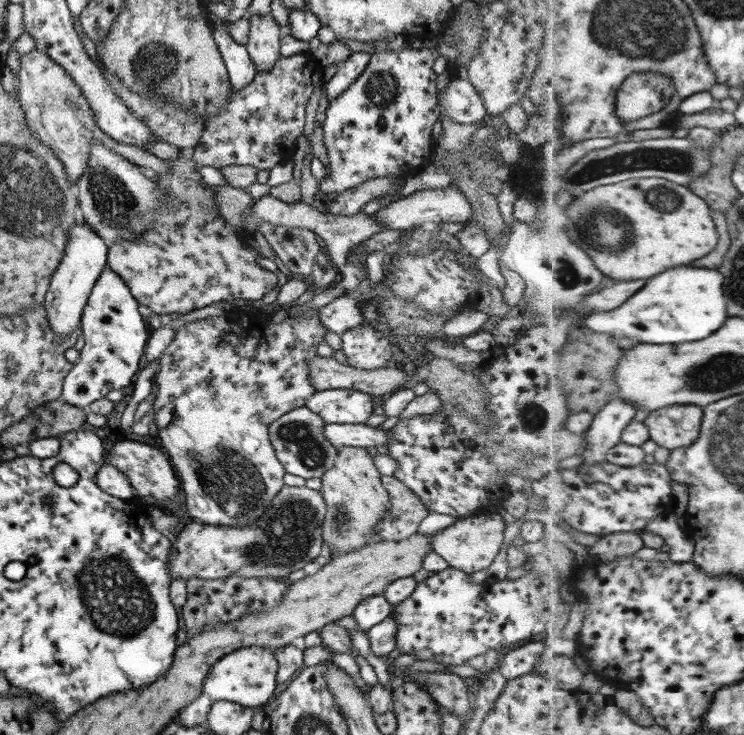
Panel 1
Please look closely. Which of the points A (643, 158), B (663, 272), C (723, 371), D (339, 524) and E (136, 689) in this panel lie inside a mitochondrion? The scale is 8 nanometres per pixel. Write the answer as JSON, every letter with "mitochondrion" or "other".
{"A":"mitochondrion","B":"other","C":"mitochondrion","D":"mitochondrion","E":"other"}

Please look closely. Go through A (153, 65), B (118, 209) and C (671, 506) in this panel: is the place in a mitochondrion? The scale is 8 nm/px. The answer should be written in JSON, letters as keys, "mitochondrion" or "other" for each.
{"A":"mitochondrion","B":"mitochondrion","C":"other"}

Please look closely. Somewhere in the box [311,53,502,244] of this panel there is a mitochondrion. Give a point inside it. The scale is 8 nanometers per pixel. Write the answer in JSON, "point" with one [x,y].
{"point":[382,90]}

